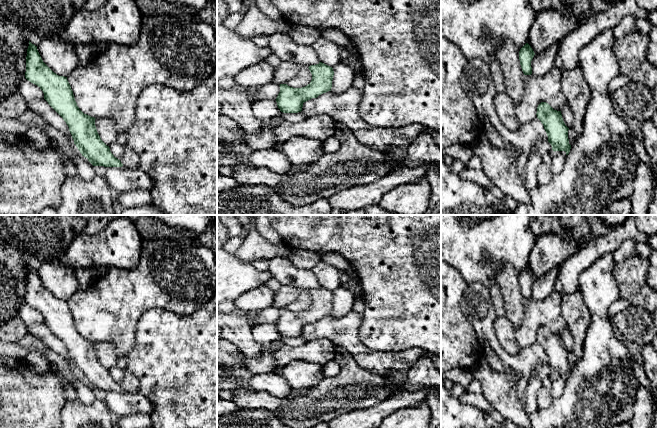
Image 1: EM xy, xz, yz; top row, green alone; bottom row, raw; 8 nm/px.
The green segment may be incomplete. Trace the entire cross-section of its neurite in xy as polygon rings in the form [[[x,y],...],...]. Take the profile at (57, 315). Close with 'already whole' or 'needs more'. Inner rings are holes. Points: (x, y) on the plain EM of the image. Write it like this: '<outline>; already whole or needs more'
[[[30,265],[25,302],[43,315],[44,323],[66,346],[74,368],[93,390],[123,390],[101,364],[95,350],[96,342],[84,338],[77,330],[67,301],[54,297],[43,286],[37,270]]]; already whole

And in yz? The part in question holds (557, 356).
[[[541,326],[537,331],[537,342],[541,345],[552,374],[569,378],[571,369],[568,363],[569,352],[565,349],[561,335],[554,334],[548,327]]]; already whole

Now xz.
[[[322,286],[311,289],[308,292],[312,298],[312,304],[307,310],[293,312],[287,308],[279,309],[280,316],[276,322],[276,326],[281,336],[301,336],[304,326],[331,315],[334,300],[333,292]]]; already whole

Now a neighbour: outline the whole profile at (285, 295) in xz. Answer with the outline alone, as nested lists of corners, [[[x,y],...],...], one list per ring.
[[[282,285],[274,294],[273,306],[279,309],[286,308],[297,299],[301,291],[301,289]]]

